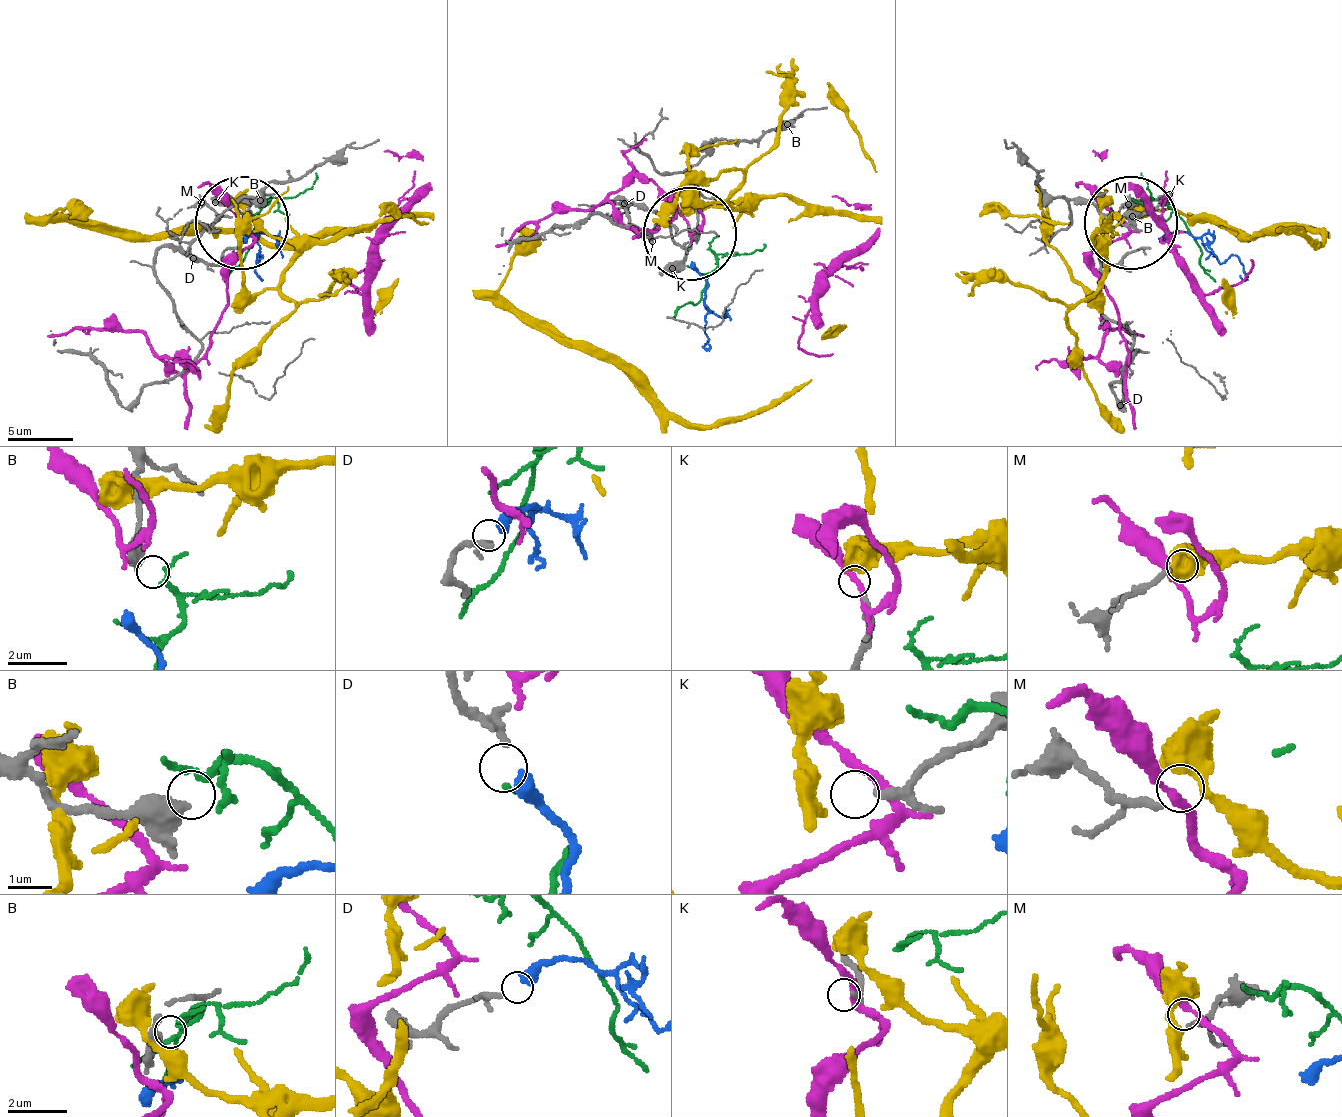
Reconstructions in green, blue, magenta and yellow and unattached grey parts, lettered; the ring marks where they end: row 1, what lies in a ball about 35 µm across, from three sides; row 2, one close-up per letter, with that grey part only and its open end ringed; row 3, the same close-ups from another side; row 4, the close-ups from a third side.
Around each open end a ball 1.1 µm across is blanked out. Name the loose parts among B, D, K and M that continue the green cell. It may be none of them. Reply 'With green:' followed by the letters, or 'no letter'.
With green: B

